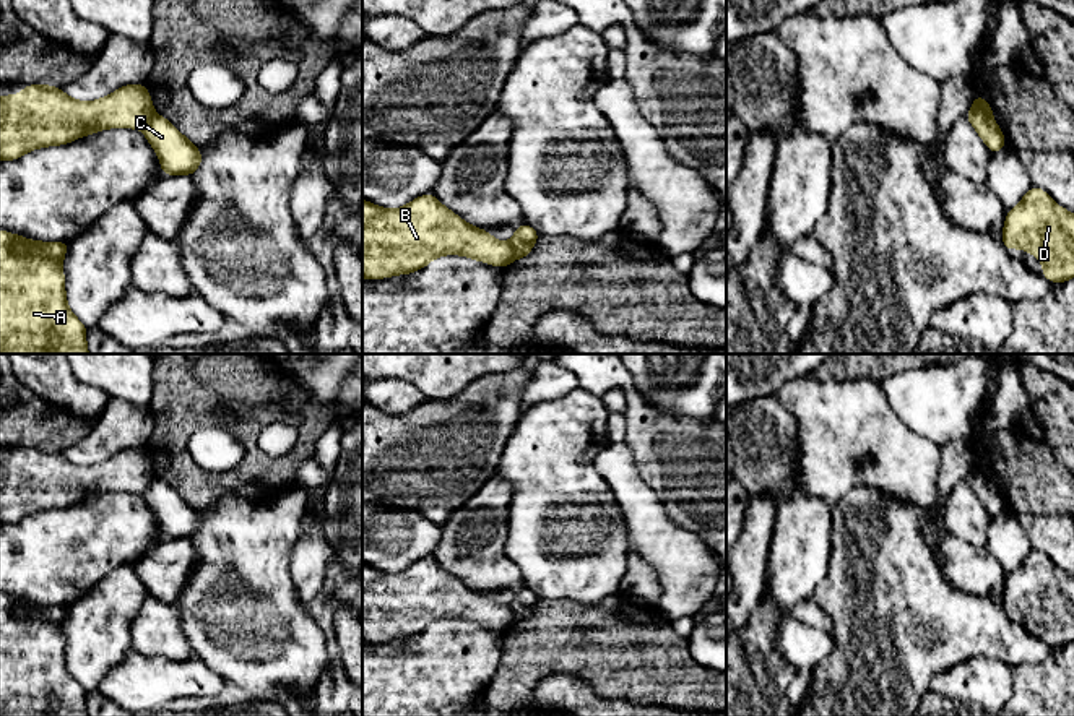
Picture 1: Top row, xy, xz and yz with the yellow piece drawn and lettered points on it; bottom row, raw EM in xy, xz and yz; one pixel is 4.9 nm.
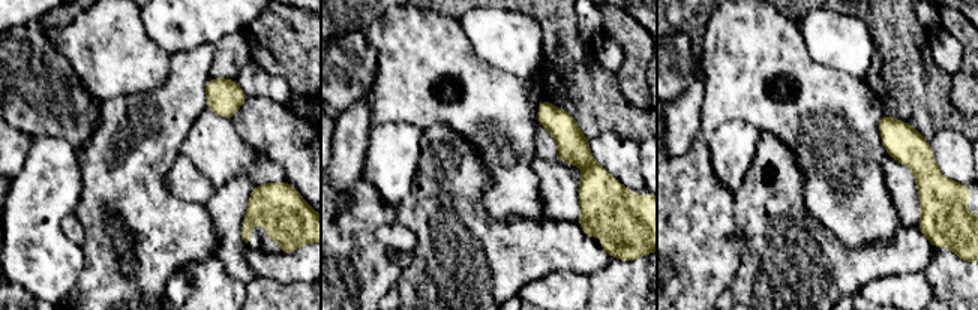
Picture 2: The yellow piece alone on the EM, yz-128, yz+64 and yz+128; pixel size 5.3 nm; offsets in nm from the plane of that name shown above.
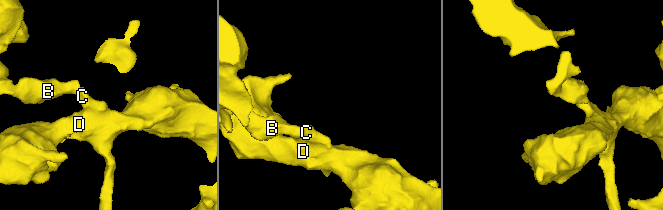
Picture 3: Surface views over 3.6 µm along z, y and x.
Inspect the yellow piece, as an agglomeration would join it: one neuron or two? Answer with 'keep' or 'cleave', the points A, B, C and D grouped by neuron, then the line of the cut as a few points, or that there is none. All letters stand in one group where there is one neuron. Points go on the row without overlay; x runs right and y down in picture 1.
cleave | A C D / B | yz (972, 473), (991, 483)

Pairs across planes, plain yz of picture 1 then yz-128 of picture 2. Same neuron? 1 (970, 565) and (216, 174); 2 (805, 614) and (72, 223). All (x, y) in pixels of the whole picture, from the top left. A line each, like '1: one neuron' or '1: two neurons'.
1: two neurons
2: one neuron

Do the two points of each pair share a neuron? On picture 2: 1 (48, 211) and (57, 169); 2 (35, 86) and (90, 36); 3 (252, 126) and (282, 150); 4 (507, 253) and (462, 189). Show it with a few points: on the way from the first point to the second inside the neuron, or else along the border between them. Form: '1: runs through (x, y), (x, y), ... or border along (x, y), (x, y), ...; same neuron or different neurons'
1: runs through (48, 201), (51, 180); same neuron
2: border along (44, 29), (44, 33), (65, 56), (84, 87); different neurons
3: runs through (260, 128), (275, 143); same neuron
4: runs through (491, 237), (462, 205); same neuron

